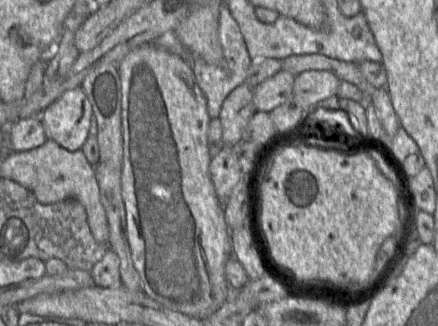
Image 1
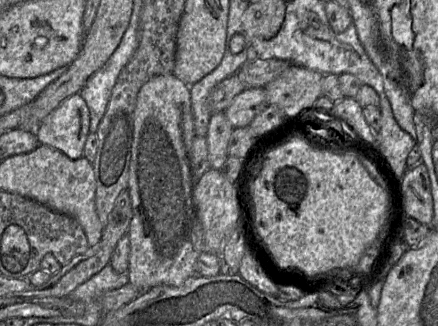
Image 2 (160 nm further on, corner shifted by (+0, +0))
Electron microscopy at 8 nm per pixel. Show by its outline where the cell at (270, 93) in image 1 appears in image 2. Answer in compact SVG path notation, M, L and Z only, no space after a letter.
M246 88L238 94L224 113L235 128L247 127L269 102L264 88Z

